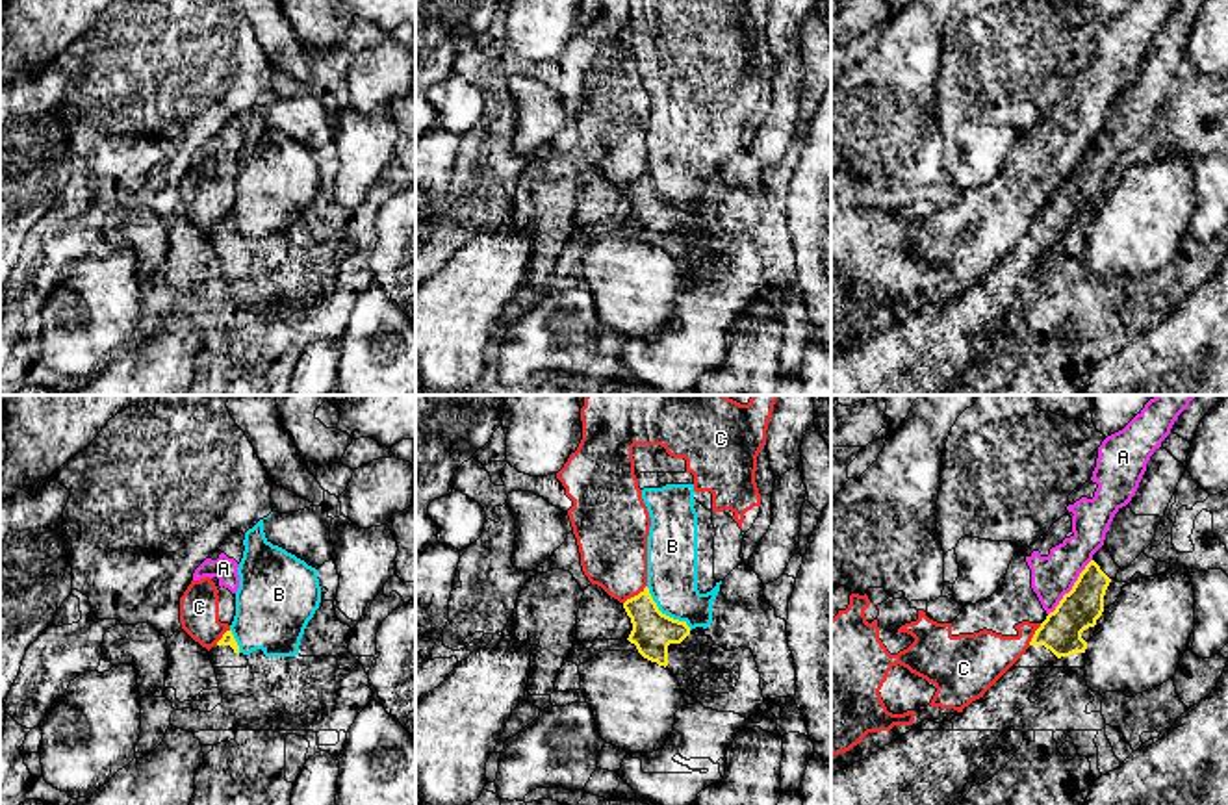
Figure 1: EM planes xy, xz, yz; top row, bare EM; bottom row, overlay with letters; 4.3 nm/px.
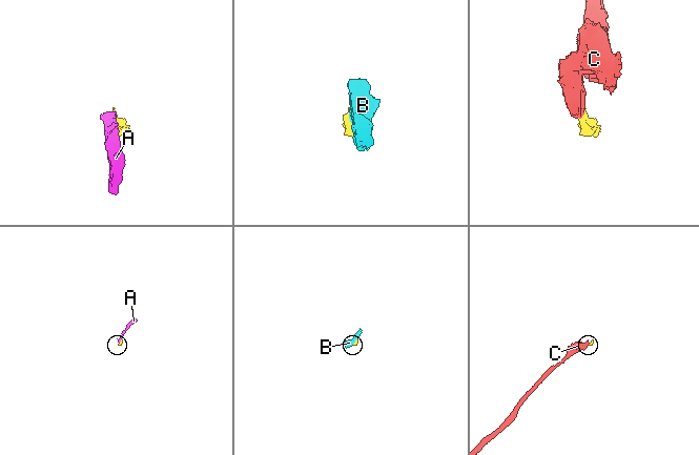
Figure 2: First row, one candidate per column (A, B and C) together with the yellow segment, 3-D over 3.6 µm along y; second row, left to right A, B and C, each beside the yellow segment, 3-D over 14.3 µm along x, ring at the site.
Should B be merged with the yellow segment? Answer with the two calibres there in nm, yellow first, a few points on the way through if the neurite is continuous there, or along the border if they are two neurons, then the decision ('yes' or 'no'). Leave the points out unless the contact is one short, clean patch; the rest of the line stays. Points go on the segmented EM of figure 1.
180/220 nm | no

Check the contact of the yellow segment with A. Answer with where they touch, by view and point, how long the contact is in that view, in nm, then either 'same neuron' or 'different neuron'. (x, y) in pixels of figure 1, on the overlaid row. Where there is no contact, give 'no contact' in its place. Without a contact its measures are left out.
yz (1073, 587) | 320 nm | different neuron

